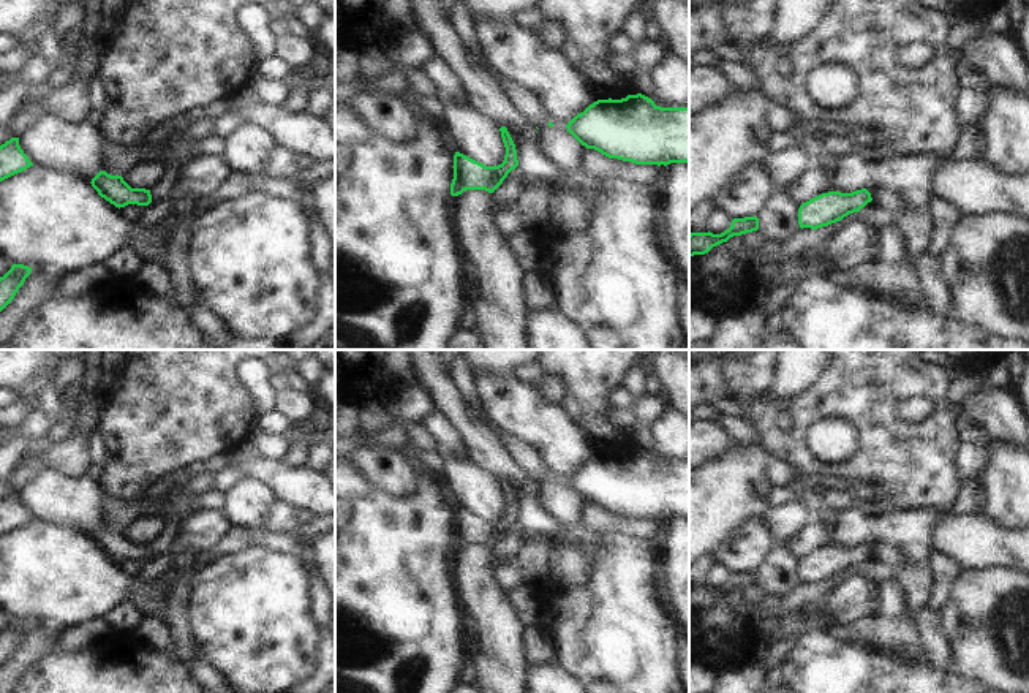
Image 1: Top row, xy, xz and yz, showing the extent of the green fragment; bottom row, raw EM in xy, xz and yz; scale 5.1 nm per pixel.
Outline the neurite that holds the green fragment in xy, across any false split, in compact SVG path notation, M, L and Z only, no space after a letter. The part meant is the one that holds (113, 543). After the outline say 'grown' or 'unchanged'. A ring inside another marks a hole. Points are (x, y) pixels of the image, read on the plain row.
M100 525L90 538L101 552L119 563L128 559L149 560L152 557L150 544L131 543L122 530L111 530L106 525Z | unchanged

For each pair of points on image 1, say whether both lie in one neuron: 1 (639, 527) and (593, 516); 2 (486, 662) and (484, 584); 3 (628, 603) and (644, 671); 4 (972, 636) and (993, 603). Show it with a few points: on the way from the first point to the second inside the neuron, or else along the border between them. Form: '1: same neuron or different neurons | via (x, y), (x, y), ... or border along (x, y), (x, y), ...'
1: same neuron | via (628, 526), (604, 522)
2: same neuron | via (489, 643), (489, 606), (486, 603)
3: same neuron | via (628, 621), (628, 654)
4: same neuron | via (980, 628), (991, 617), (993, 611)

